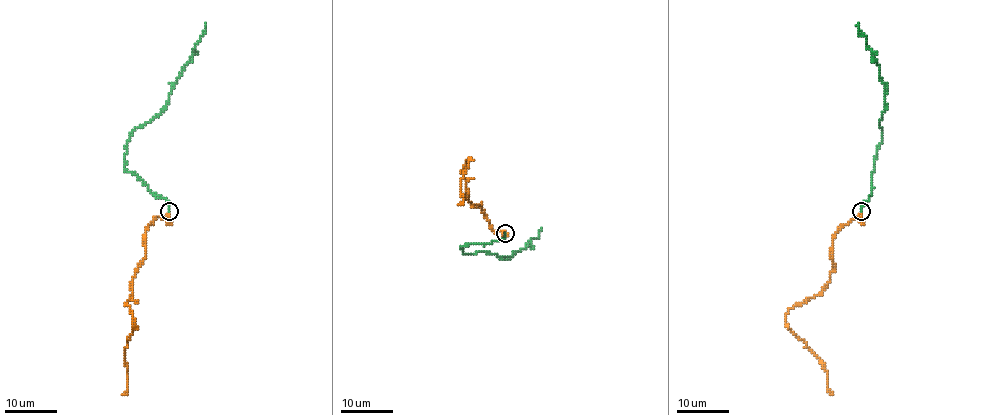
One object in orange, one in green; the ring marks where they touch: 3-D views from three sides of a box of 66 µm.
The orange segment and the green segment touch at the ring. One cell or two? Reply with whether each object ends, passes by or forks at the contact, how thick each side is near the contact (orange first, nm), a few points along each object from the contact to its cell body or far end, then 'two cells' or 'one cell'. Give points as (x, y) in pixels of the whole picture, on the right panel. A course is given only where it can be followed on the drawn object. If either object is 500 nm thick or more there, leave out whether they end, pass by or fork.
orange passes by | green ends | 160/240 nm | orange via (862, 212), (834, 235), (833, 269), (826, 286), (786, 314), (786, 326), (816, 356), (833, 395) | green via (862, 212), (870, 197), (876, 153), (883, 139), (879, 123), (885, 84), (858, 22) | one cell

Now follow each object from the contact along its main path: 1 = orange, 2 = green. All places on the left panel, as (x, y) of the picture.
1: (169, 212), (150, 224), (145, 258), (130, 286), (126, 305), (134, 326), (124, 356), (128, 390), (122, 395)
2: (169, 212), (164, 197), (158, 197), (125, 169), (125, 153), (130, 133), (148, 123), (167, 103), (206, 22)

